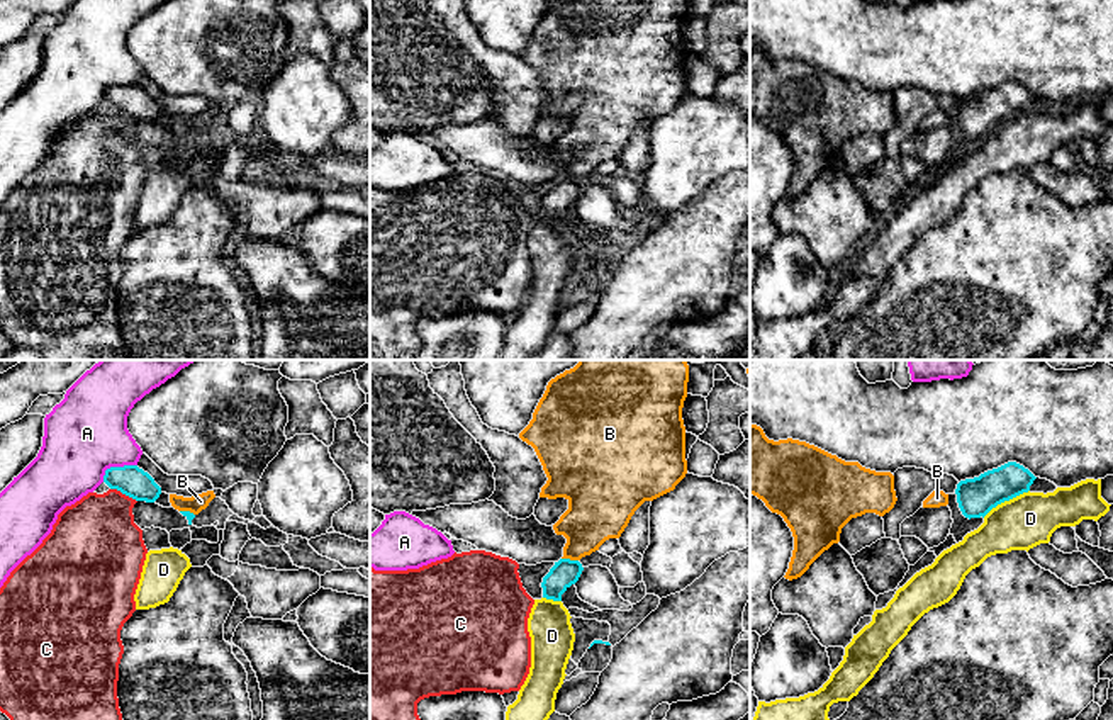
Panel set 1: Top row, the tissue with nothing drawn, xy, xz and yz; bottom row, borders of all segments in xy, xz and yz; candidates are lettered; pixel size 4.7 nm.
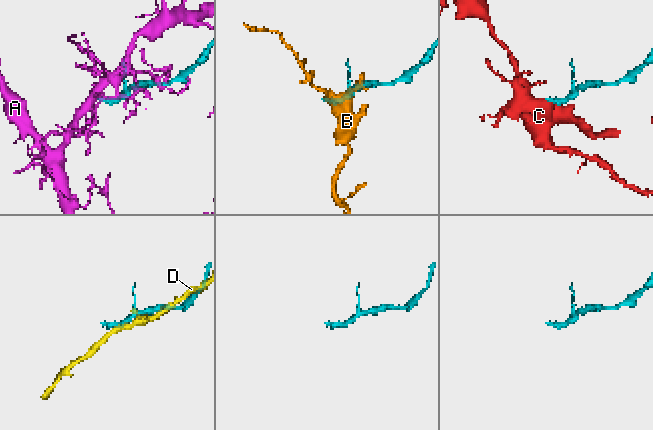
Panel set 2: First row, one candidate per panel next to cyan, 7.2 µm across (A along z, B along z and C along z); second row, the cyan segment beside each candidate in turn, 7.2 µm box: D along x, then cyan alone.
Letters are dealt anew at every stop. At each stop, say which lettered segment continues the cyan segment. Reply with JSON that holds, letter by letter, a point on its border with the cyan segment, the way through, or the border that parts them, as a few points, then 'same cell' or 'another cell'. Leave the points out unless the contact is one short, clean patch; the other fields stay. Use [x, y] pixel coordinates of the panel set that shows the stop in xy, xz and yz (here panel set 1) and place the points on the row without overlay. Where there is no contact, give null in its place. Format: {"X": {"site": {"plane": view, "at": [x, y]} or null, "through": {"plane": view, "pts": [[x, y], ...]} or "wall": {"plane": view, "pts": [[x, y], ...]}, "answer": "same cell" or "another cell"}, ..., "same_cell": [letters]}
{"A": {"site": {"plane": "xy", "at": [116, 87]}, "answer": "another cell"}, "B": {"site": {"plane": "xz", "at": [569, 179]}, "wall": {"plane": "xz", "pts": [[562, 177], [577, 180]]}, "answer": "another cell"}, "C": {"site": {"plane": "xy", "at": [124, 112]}, "wall": {"plane": "xy", "pts": [[111, 107], [136, 121]]}, "answer": "another cell"}, "D": {"site": {"plane": "yz", "at": [1005, 119]}, "wall": {"plane": "yz", "pts": [[1029, 109], [998, 123], [983, 136]]}, "answer": "another cell"}, "same_cell": []}

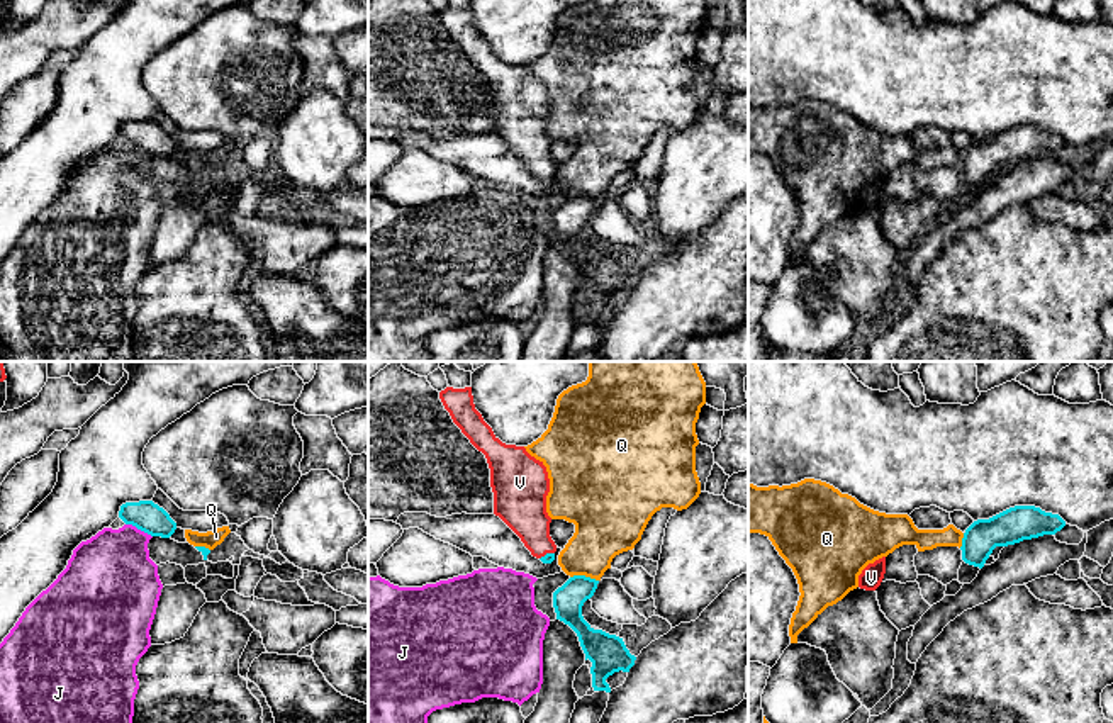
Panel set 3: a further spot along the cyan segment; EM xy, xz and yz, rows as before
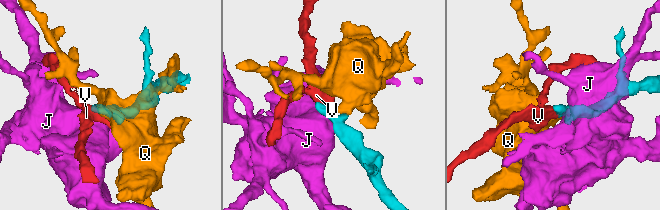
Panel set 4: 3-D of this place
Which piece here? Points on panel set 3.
{"J": {"site": {"plane": "xy", "at": [139, 148]}, "wall": {"plane": "xy", "pts": [[126, 143], [151, 156]]}, "answer": "another cell"}, "Q": {"site": {"plane": "xz", "at": [584, 196]}, "wall": {"plane": "xz", "pts": [[570, 196], [589, 196], [598, 201]]}, "answer": "another cell"}, "V": {"site": {"plane": "xz", "at": [547, 173]}, "through": {"plane": "xz", "pts": [[548, 177], [547, 173], [536, 160], [523, 128]]}, "answer": "same cell"}, "same_cell": ["V"]}

